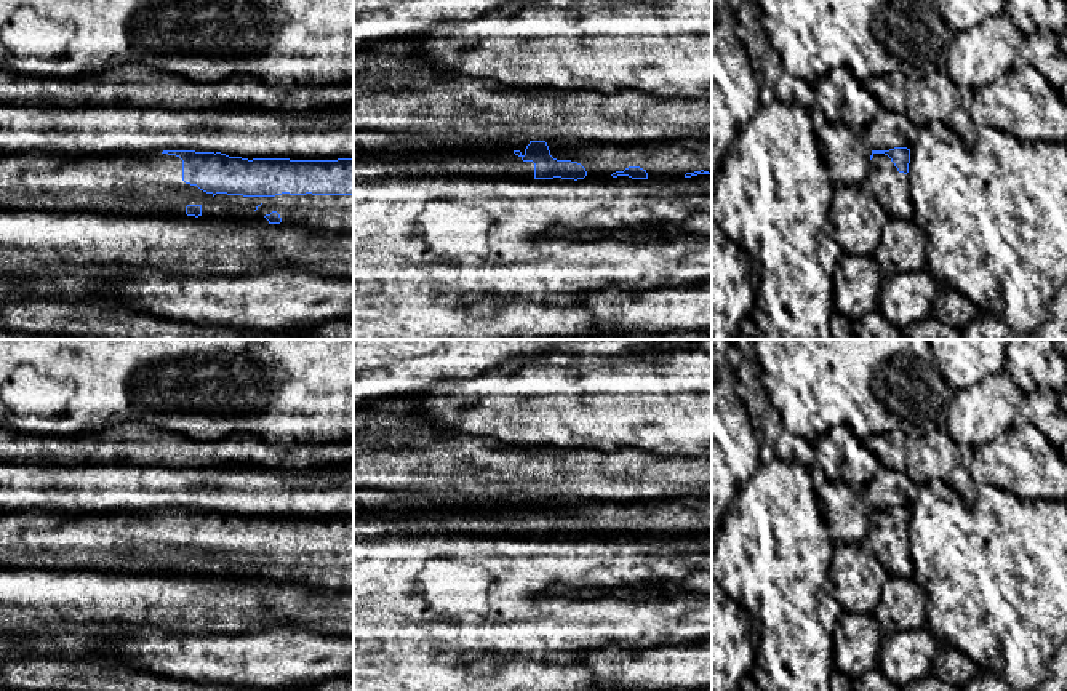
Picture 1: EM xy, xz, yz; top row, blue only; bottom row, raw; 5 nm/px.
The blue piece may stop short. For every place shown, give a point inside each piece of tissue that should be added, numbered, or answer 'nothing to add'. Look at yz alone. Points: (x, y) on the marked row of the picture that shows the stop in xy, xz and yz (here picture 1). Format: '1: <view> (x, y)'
1: yz (891, 187)

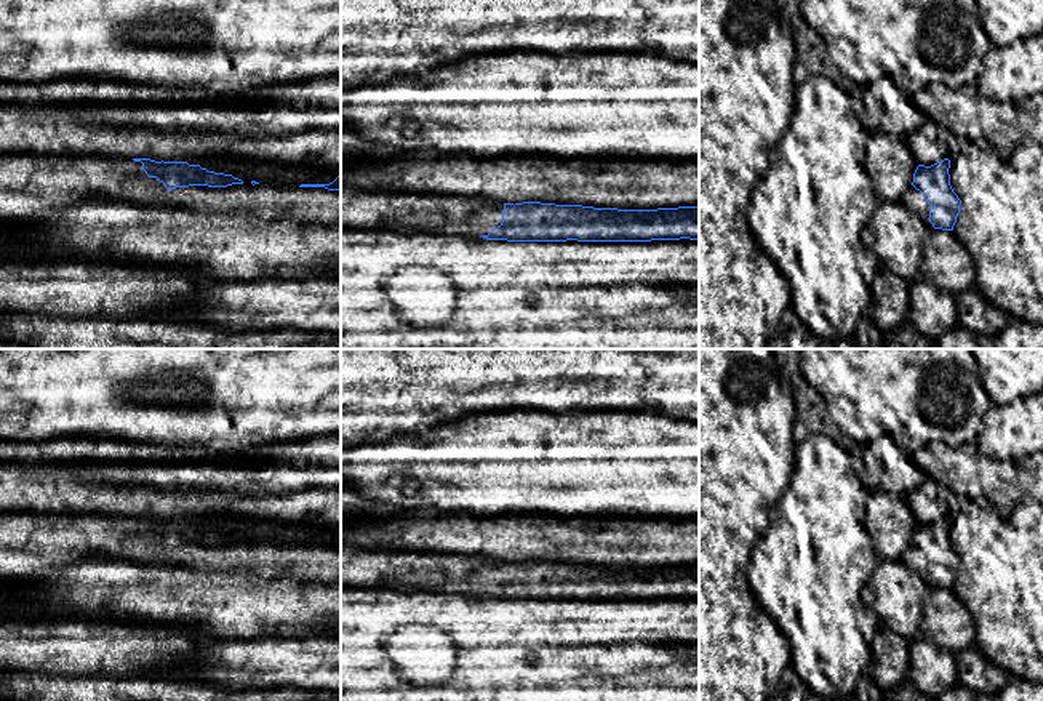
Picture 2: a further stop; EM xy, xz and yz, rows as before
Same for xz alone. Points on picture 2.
1: xz (400, 212)

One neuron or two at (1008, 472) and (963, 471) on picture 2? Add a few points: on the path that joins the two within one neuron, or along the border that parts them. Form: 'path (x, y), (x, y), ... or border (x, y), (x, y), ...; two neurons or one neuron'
path (997, 472), (975, 471); one neuron

